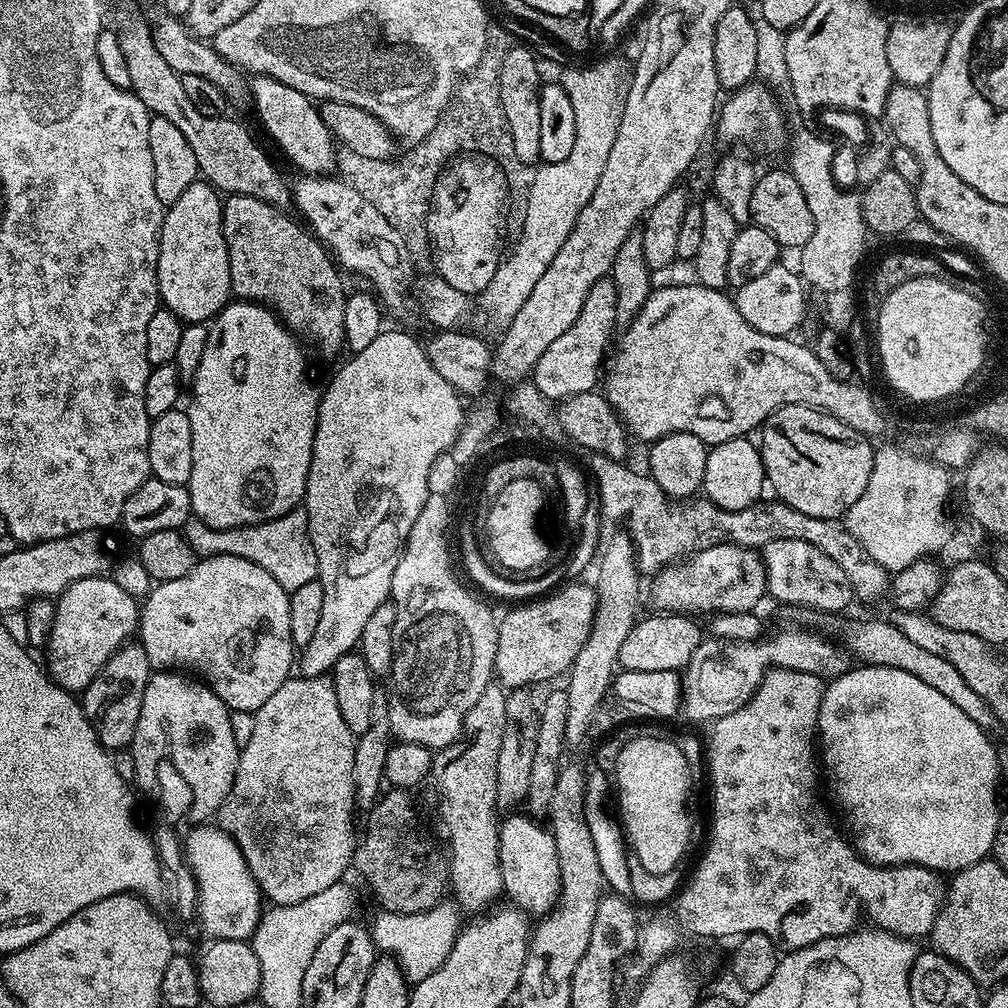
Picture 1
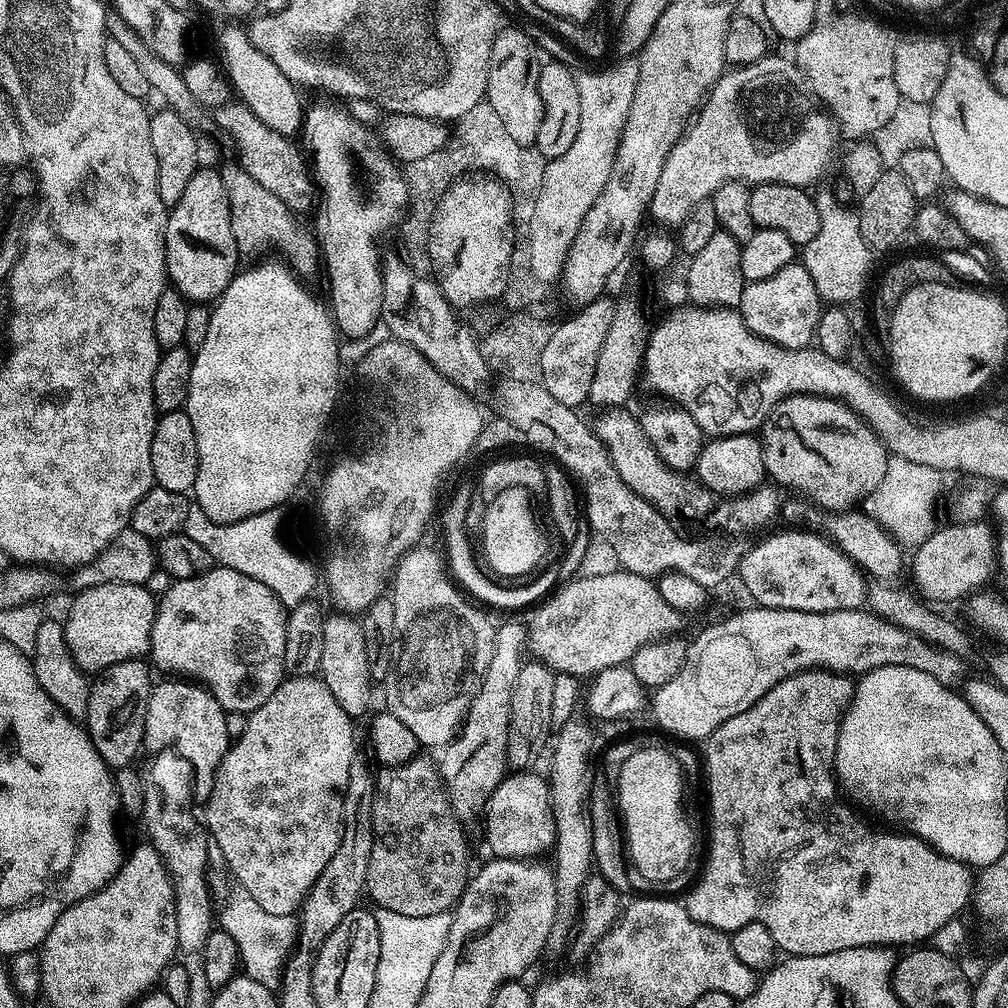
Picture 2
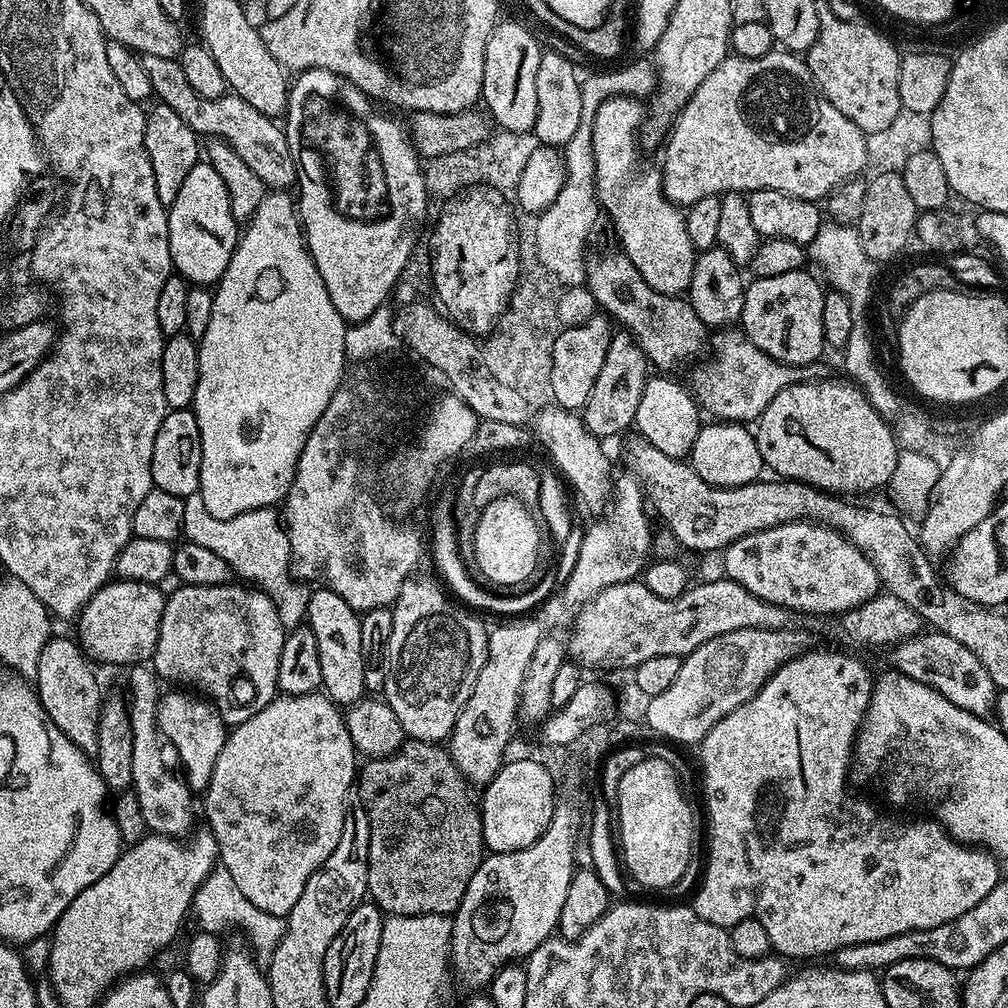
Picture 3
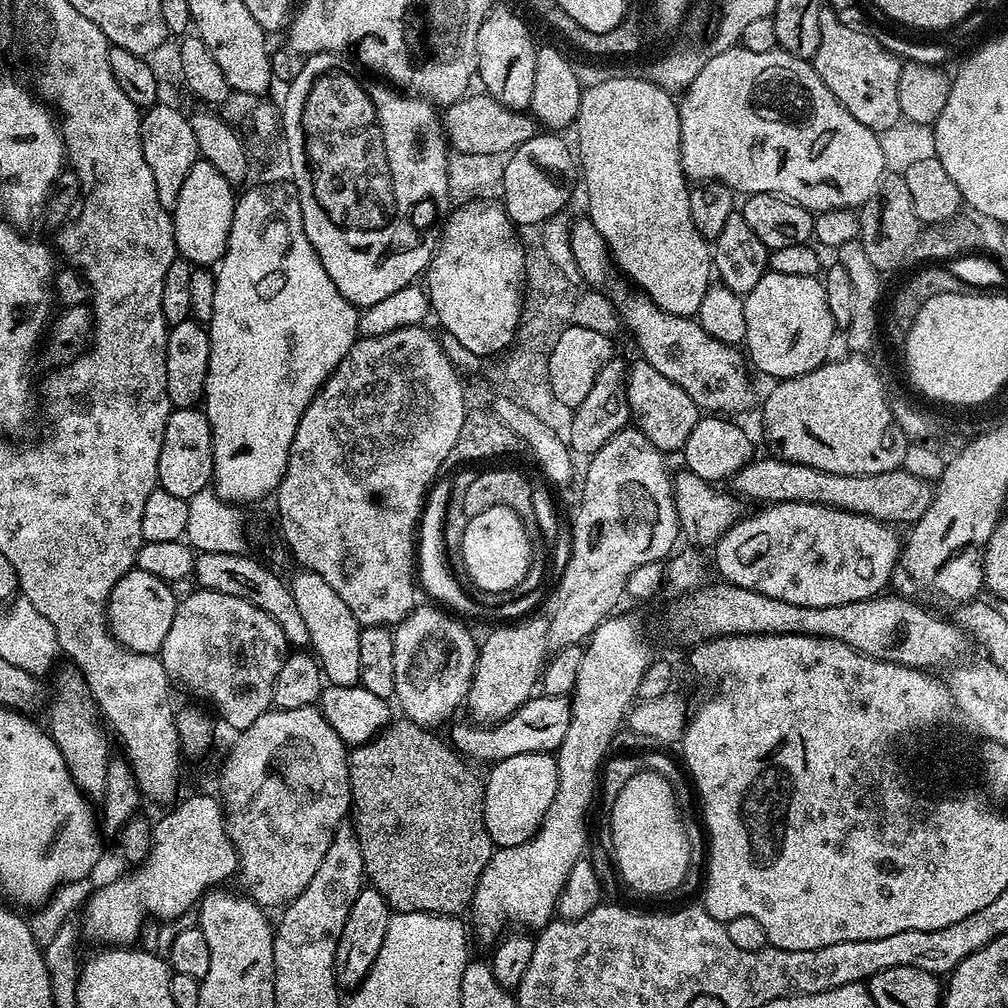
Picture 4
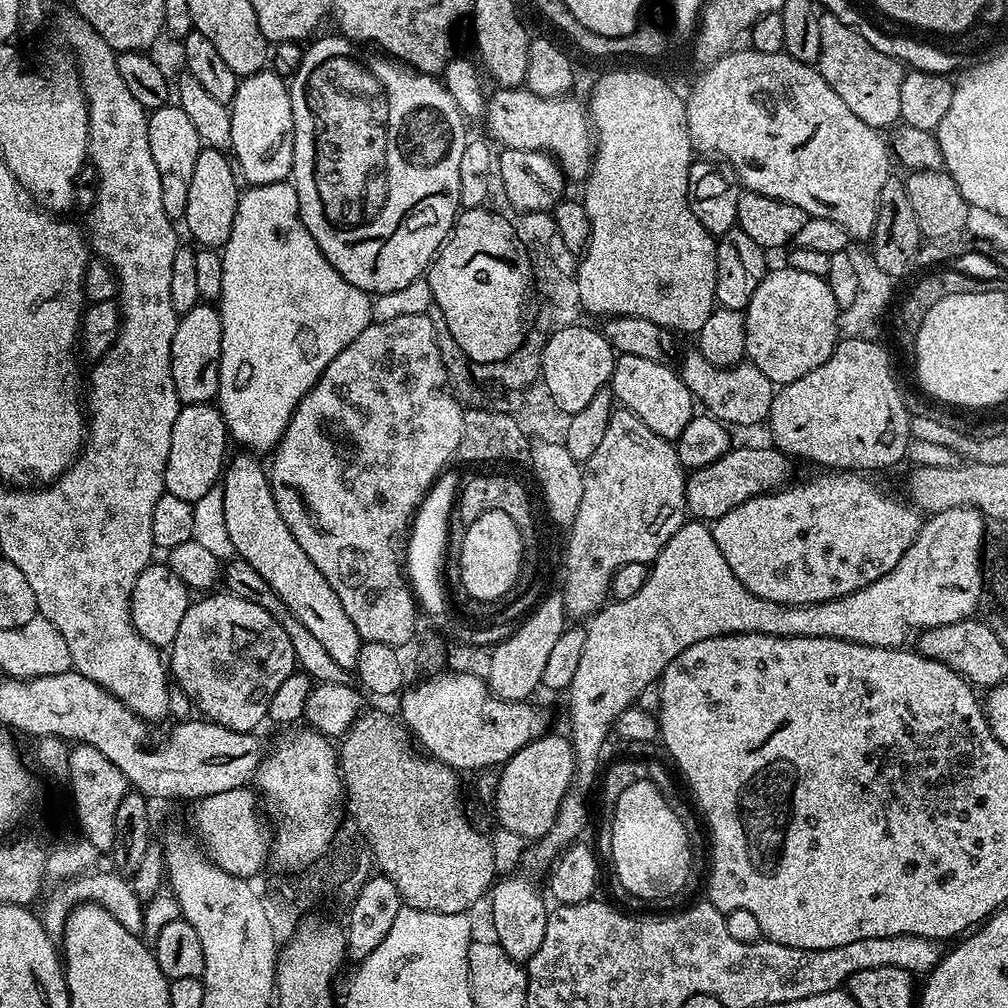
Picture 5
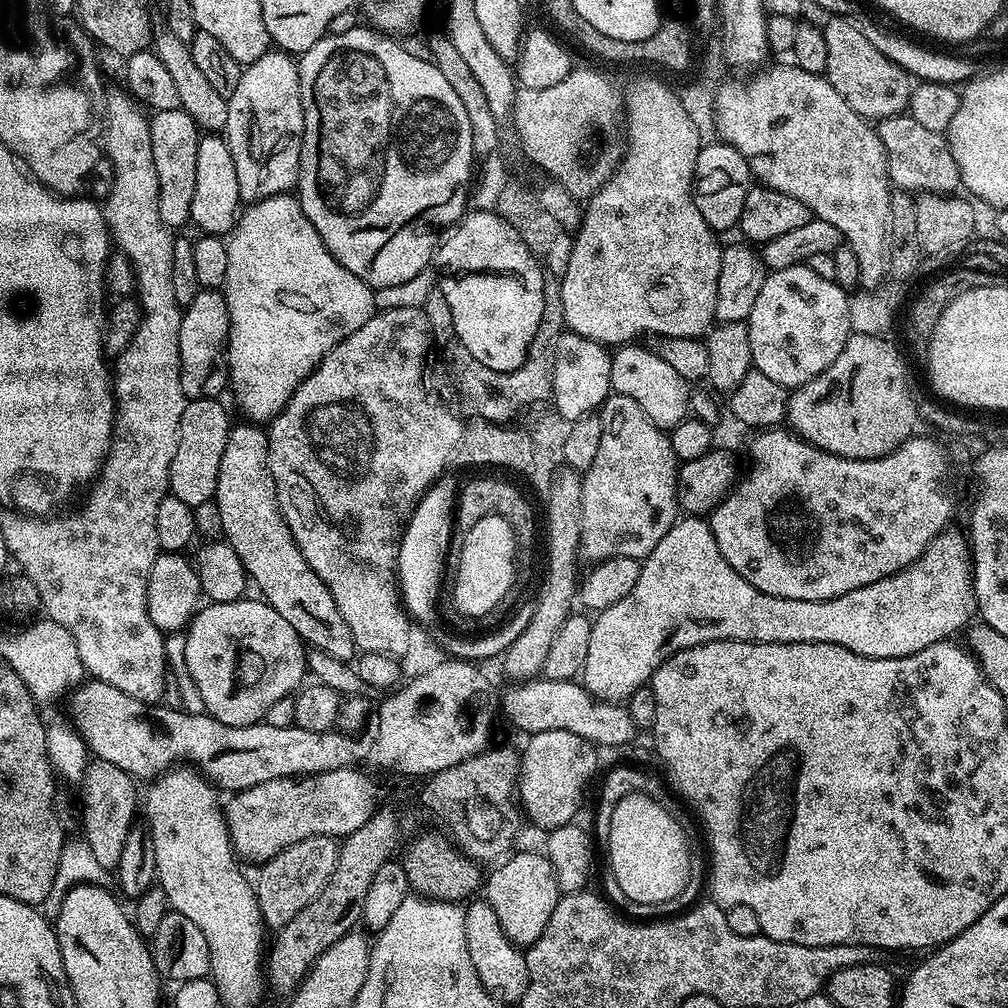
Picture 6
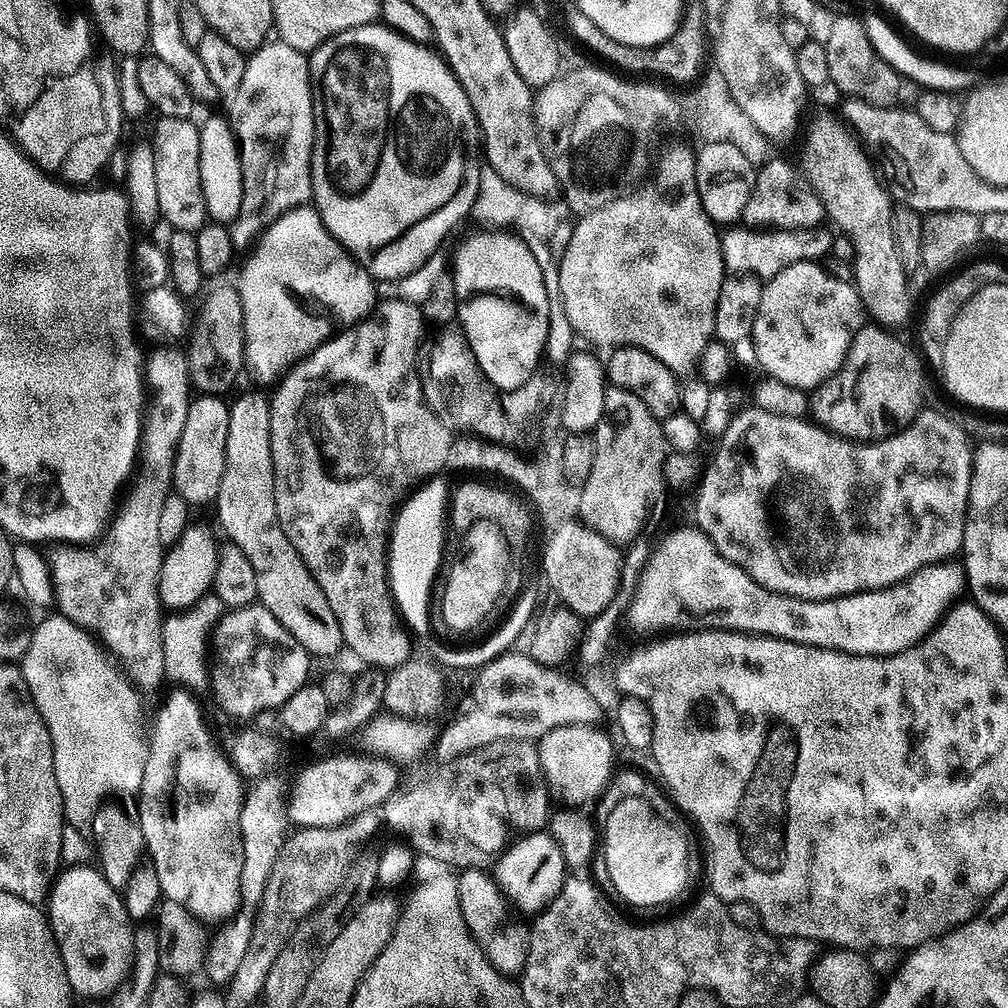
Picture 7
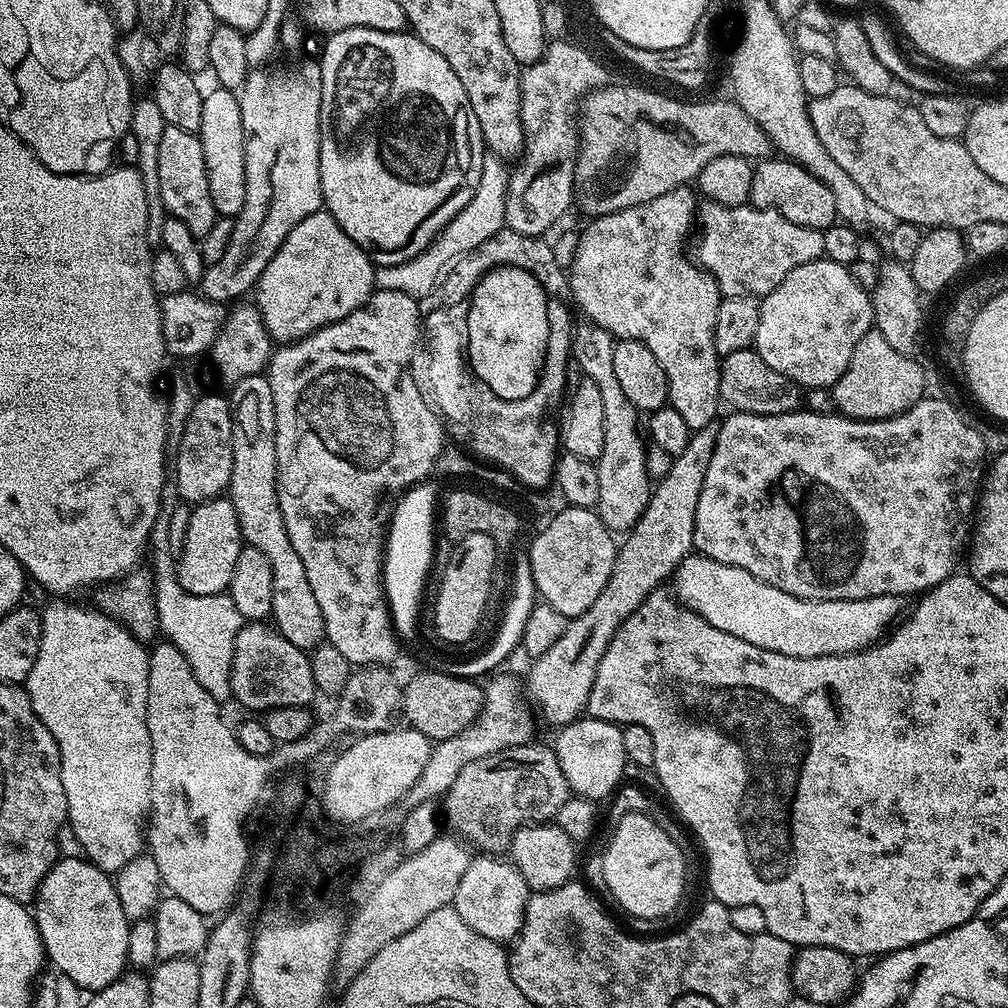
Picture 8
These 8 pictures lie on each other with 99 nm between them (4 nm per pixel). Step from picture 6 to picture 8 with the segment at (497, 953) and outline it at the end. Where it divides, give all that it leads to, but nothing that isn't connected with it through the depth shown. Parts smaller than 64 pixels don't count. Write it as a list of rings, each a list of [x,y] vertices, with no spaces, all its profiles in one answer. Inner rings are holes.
[[[496,854],[473,855],[470,866],[466,866],[466,874],[462,874],[458,882],[458,890],[454,890],[451,907],[470,930],[482,934],[482,938],[507,945],[520,935],[530,889],[511,859],[499,859],[502,858]]]

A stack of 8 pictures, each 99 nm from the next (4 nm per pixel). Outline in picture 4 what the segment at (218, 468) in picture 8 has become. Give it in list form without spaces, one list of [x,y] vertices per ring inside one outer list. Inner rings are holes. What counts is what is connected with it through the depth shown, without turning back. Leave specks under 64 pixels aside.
[[[199,407],[173,408],[166,422],[166,434],[162,434],[162,454],[158,454],[157,485],[166,490],[166,494],[175,494],[188,501],[198,490],[212,484],[212,427],[208,417]]]

